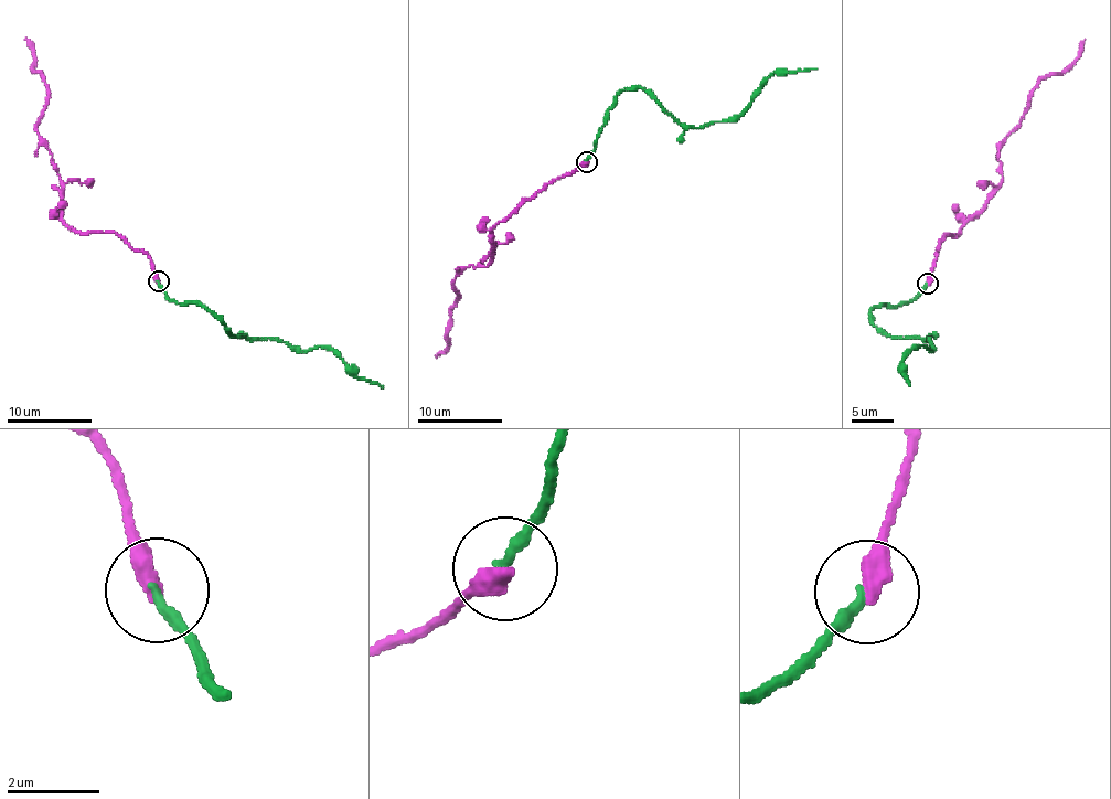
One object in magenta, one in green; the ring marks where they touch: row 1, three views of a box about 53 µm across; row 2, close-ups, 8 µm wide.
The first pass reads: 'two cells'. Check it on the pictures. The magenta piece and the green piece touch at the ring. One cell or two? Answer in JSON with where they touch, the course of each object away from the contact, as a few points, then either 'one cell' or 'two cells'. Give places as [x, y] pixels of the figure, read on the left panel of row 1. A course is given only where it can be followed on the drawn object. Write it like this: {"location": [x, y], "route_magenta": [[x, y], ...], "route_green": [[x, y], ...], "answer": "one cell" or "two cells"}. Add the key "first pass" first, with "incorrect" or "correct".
{"first pass": "incorrect", "location": [158, 281], "route_magenta": [[157, 280], [150, 257], [113, 233], [78, 233], [62, 221], [60, 179], [35, 127], [47, 89], [25, 38]], "route_green": [[158, 280], [169, 299], [199, 302], [231, 334], [288, 342], [301, 350], [326, 345], [358, 377], [383, 387]], "answer": "one cell"}

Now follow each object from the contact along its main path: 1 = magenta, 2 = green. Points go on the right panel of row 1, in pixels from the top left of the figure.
1: (928, 283), (946, 235), (955, 236), (1001, 182), (999, 146), (1029, 106), (1031, 92), (1060, 75), (1085, 39)
2: (926, 283), (908, 301), (871, 311), (891, 337), (931, 338), (930, 350), (914, 344), (901, 363), (909, 386)

